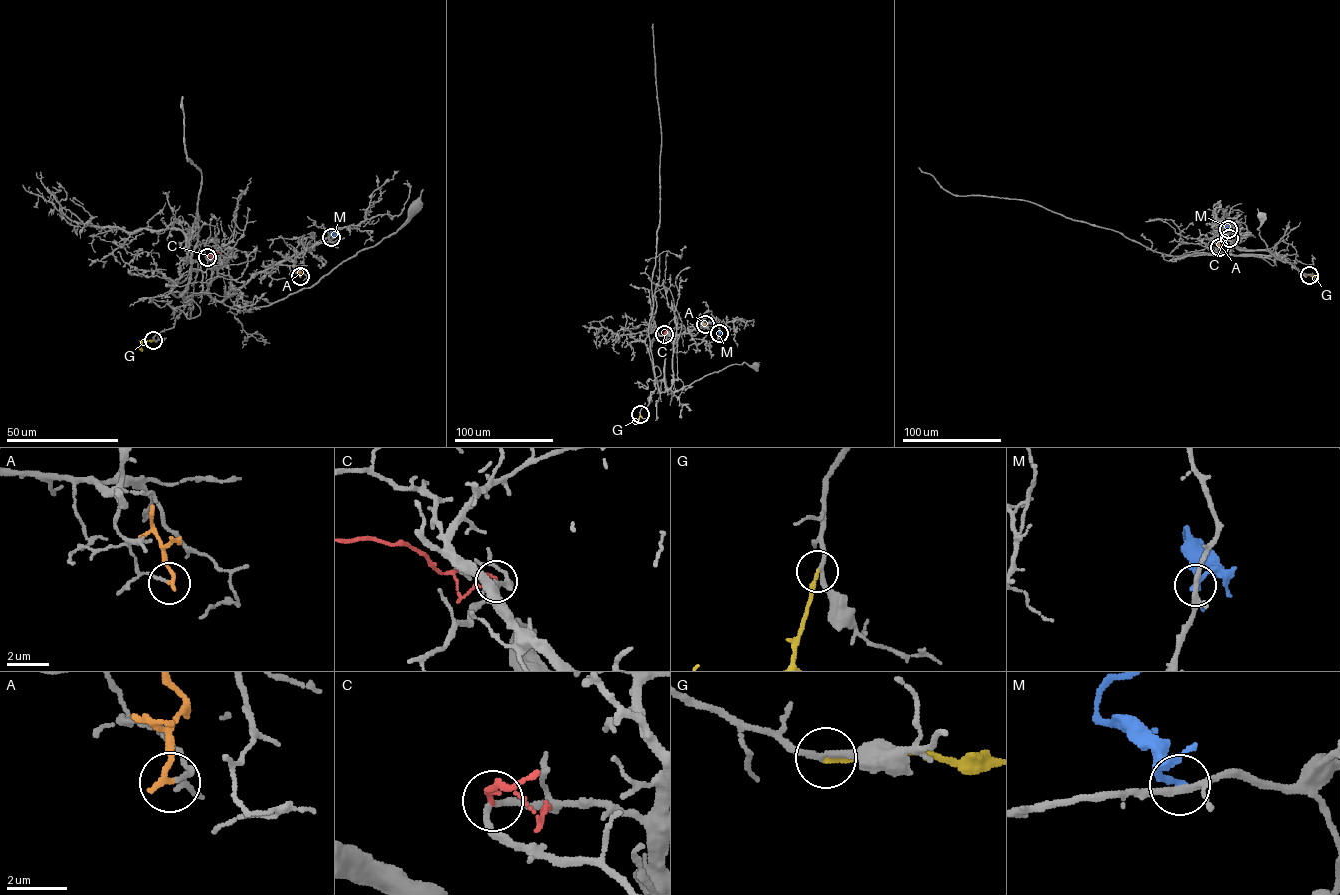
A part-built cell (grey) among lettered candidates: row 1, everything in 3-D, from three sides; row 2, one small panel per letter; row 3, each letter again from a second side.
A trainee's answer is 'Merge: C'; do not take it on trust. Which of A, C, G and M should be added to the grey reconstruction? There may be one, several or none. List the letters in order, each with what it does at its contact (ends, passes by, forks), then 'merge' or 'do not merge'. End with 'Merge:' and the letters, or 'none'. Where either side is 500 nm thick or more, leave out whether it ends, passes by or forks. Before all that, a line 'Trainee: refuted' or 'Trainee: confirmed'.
Trainee: refuted
A: it ends | do not merge
C: it ends | do not merge
G: it ends | merge
M: it ends | do not merge
Merge: G

